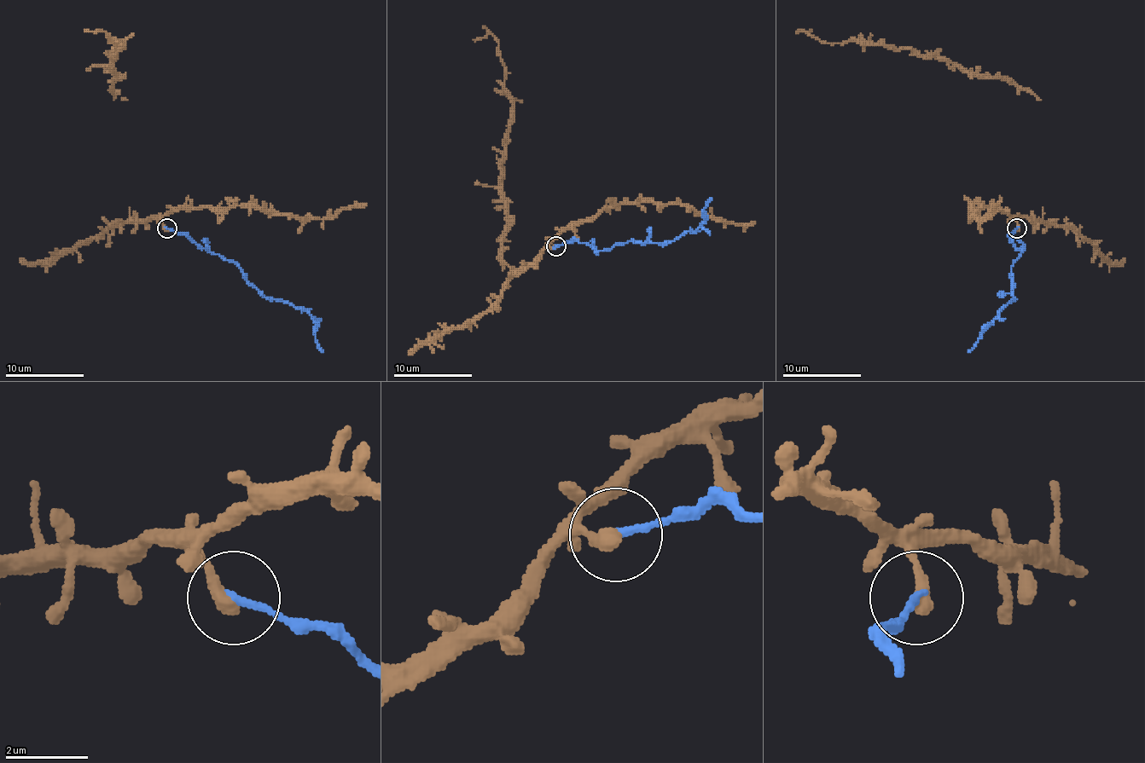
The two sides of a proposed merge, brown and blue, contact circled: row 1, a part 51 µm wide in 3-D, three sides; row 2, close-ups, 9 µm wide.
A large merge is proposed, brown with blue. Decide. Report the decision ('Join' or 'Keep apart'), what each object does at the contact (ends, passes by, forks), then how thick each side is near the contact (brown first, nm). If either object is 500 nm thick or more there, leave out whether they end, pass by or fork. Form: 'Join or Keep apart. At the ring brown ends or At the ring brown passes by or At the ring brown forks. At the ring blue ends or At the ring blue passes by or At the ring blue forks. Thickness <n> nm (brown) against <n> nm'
Keep apart. At the ring brown ends. At the ring blue ends. Thickness 400 nm (brown) against 190 nm

